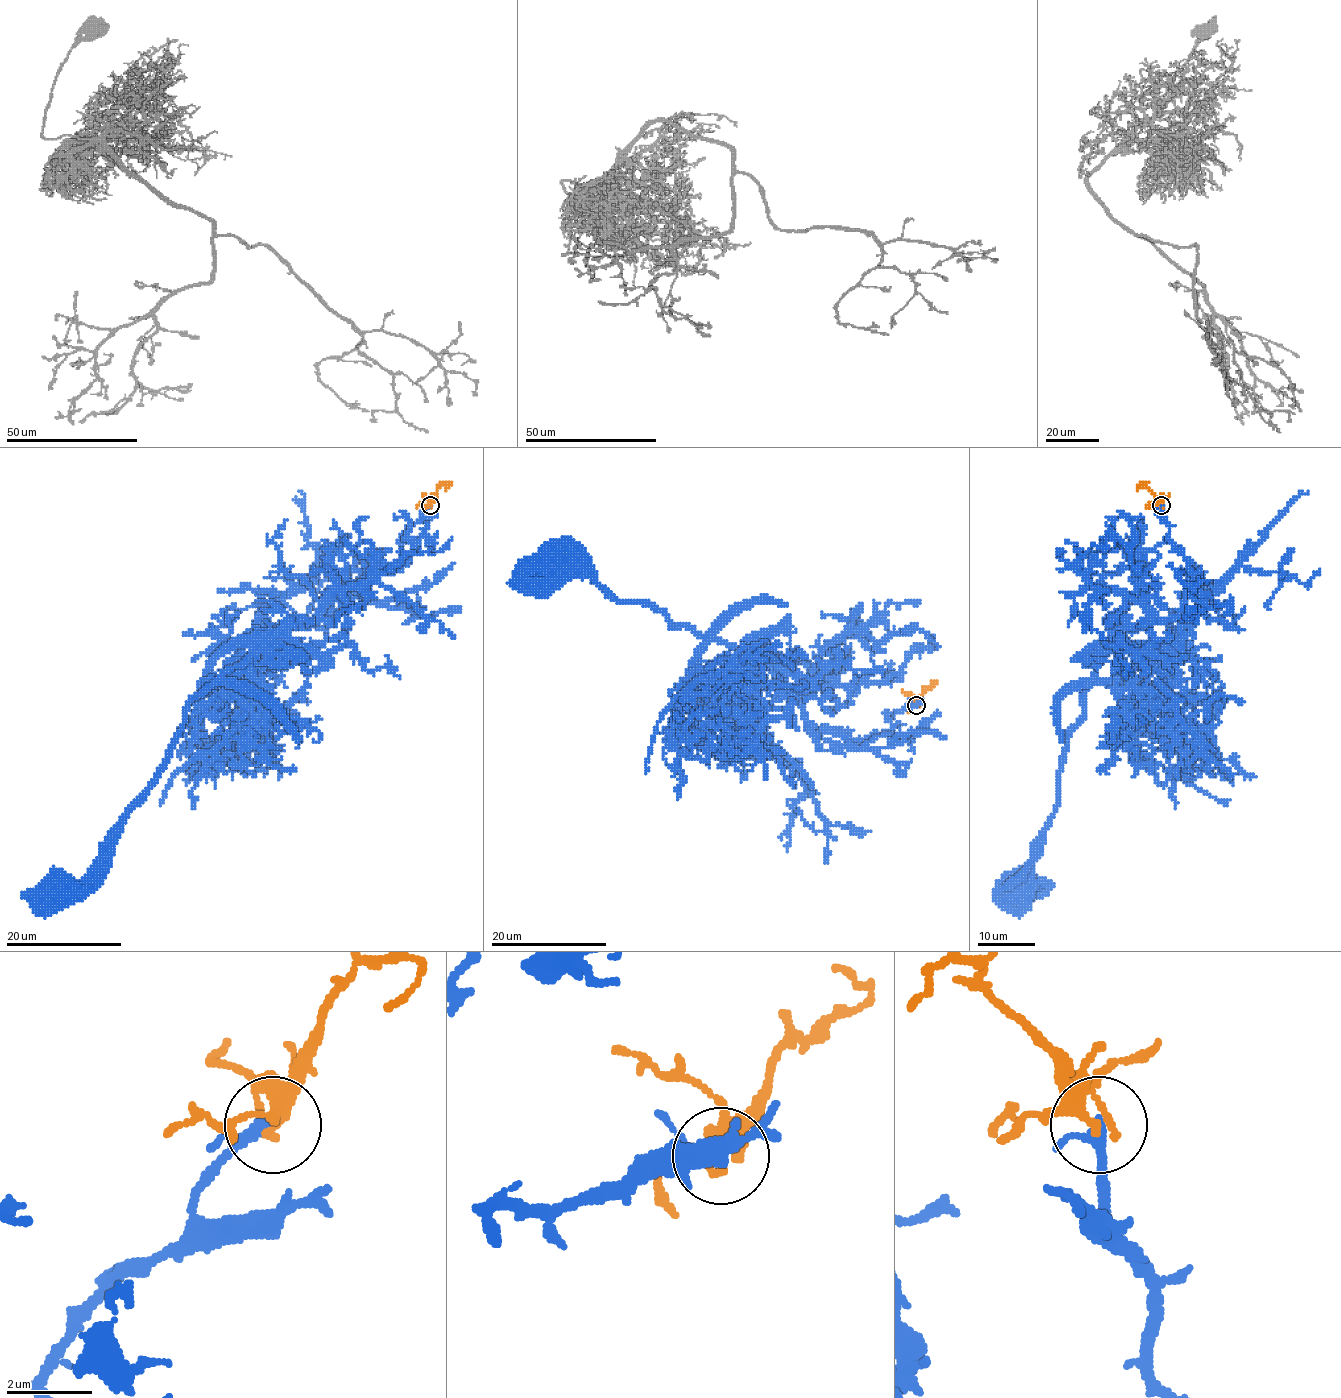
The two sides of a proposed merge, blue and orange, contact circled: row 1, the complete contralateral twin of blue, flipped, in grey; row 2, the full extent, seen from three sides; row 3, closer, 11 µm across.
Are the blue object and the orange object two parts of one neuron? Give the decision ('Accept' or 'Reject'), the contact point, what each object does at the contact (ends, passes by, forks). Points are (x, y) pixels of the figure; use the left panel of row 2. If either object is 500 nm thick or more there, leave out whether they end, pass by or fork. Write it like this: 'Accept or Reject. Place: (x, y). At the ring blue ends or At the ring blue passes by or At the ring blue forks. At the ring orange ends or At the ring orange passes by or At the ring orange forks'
Accept. Place: (430, 505). At the ring blue passes by. At the ring orange forks

